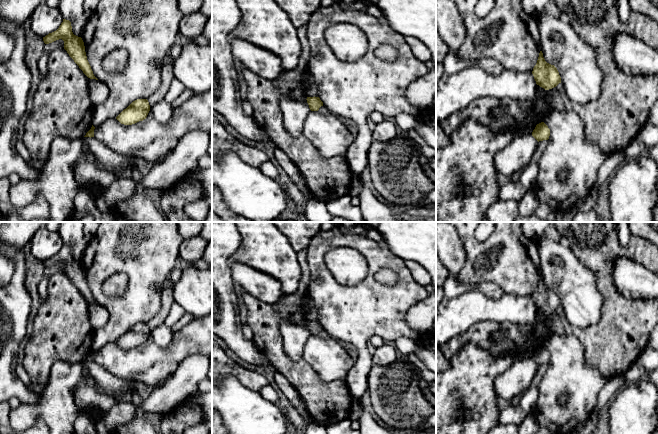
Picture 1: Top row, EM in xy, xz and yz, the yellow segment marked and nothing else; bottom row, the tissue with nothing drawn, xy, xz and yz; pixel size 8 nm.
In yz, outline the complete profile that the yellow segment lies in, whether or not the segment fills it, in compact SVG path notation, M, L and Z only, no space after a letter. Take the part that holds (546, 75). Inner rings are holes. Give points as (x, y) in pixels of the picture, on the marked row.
M542 51L539 53L539 57L533 68L532 74L536 84L545 90L552 89L561 83L561 77L557 68L545 61Z

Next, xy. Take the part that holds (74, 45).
M63 19L63 22L56 31L43 37L45 44L52 43L59 39L64 41L64 49L83 73L90 79L98 80L94 76L91 66L87 60L84 42L81 37L73 34L71 22L69 20Z

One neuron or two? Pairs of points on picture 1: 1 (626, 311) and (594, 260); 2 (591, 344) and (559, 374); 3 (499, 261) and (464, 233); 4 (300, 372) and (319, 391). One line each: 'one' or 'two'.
1: one
2: two
3: one
4: one

